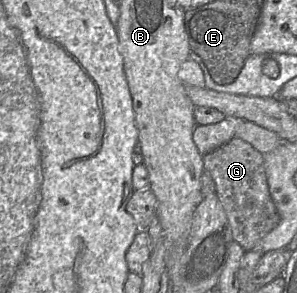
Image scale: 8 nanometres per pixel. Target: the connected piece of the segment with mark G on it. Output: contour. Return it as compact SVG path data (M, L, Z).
M235 136L204 155L203 166L215 182L215 194L223 205L234 240L245 252L254 250L280 221L269 193L263 154Z

